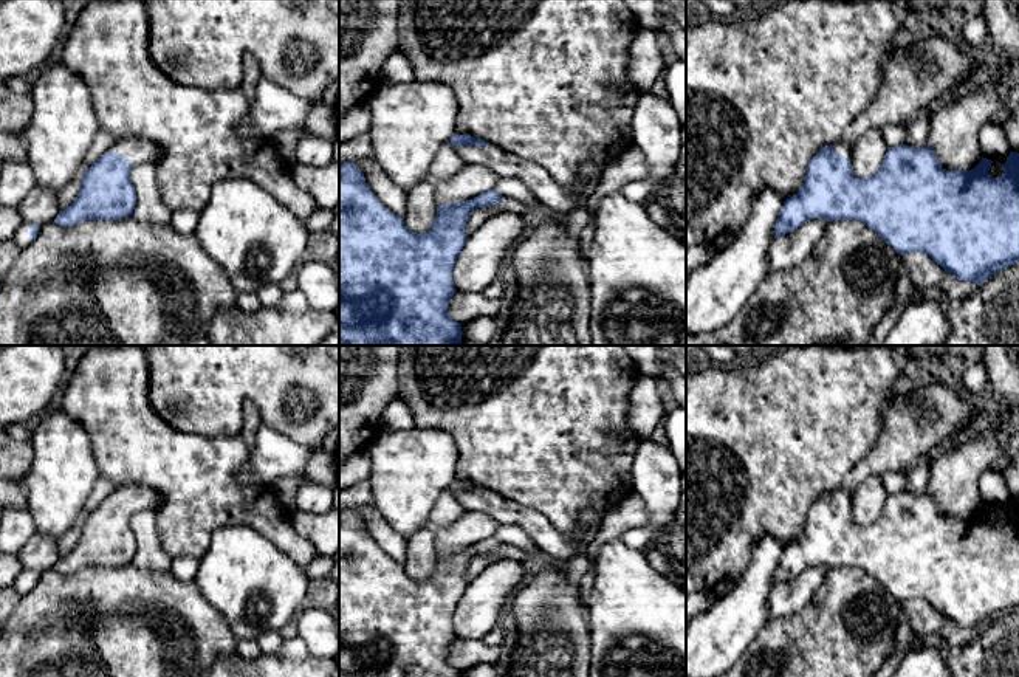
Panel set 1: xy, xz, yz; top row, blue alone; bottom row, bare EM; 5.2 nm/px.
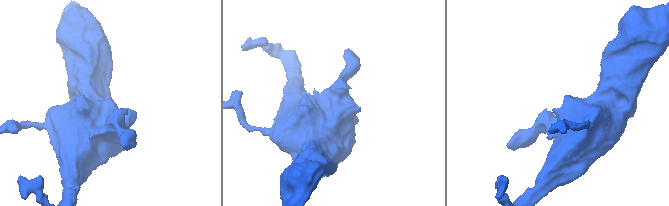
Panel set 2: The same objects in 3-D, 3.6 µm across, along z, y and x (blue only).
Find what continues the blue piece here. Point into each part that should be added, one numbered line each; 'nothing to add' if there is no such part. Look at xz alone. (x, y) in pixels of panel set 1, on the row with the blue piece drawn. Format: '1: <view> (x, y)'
1: xz (548, 194)

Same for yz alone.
1: yz (838, 147)

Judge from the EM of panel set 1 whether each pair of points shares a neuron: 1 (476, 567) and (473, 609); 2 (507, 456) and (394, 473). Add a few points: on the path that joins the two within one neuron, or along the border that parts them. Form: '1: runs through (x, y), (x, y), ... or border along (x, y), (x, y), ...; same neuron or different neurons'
1: border along (508, 560), (499, 558), (490, 563), (468, 583); different neurons
2: border along (442, 429), (449, 434), (457, 450), (456, 481); different neurons

